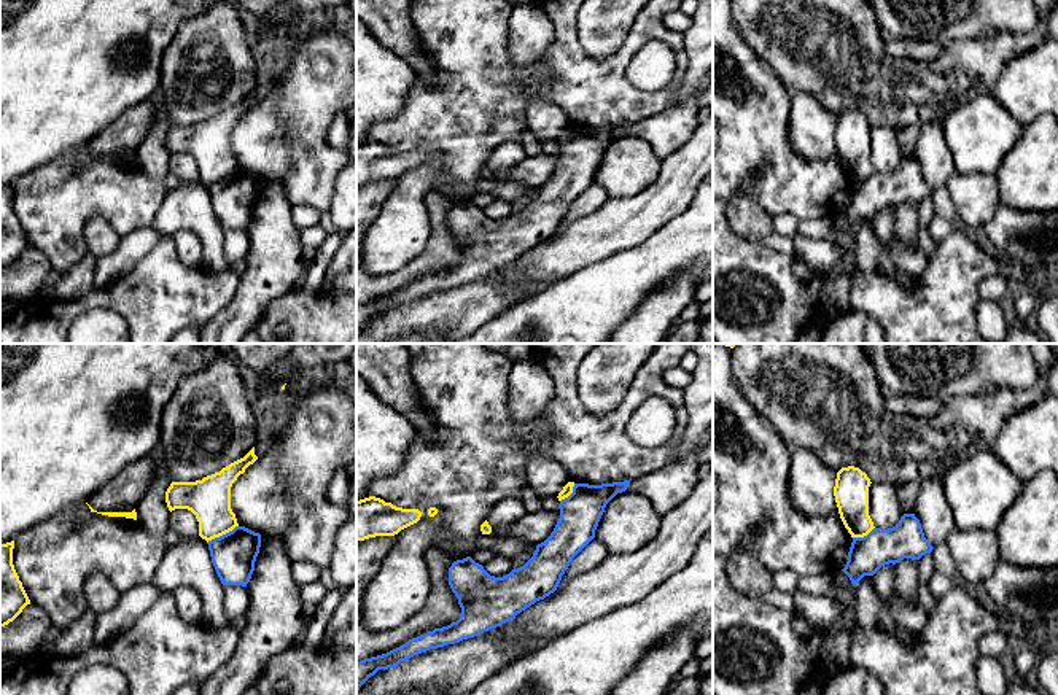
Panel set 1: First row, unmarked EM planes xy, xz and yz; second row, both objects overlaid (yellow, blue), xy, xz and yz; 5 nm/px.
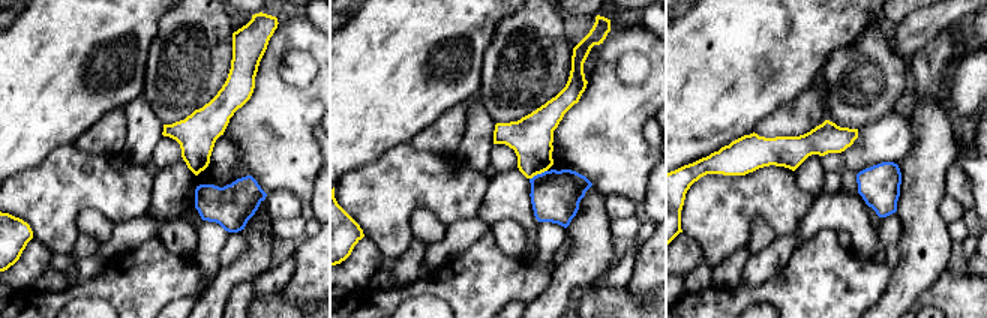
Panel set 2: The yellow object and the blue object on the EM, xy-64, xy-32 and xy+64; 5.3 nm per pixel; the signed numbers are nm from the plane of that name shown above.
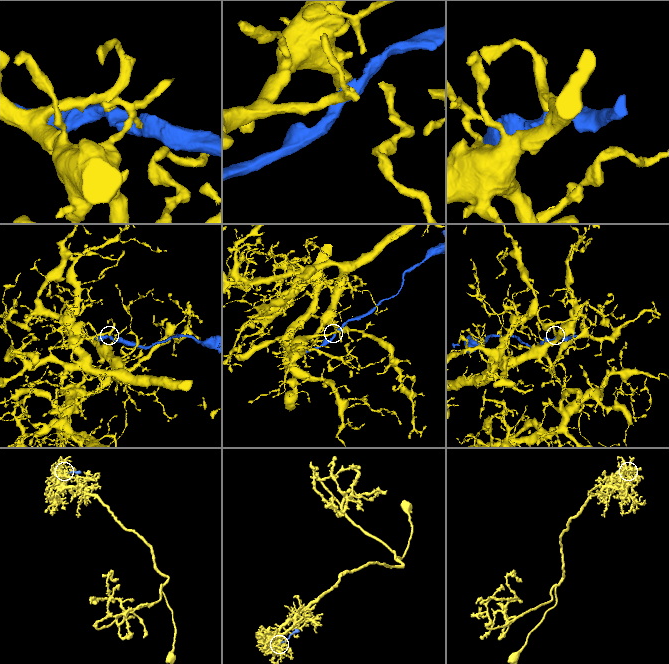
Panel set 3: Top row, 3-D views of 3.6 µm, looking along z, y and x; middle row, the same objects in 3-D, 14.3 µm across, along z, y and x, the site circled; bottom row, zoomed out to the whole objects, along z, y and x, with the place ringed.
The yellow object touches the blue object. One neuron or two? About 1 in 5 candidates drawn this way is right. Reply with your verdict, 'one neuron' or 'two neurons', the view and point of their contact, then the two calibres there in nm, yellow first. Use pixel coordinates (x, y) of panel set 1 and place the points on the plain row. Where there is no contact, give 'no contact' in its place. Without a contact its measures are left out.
two neurons | xy (221, 178) | 220/220 nm

